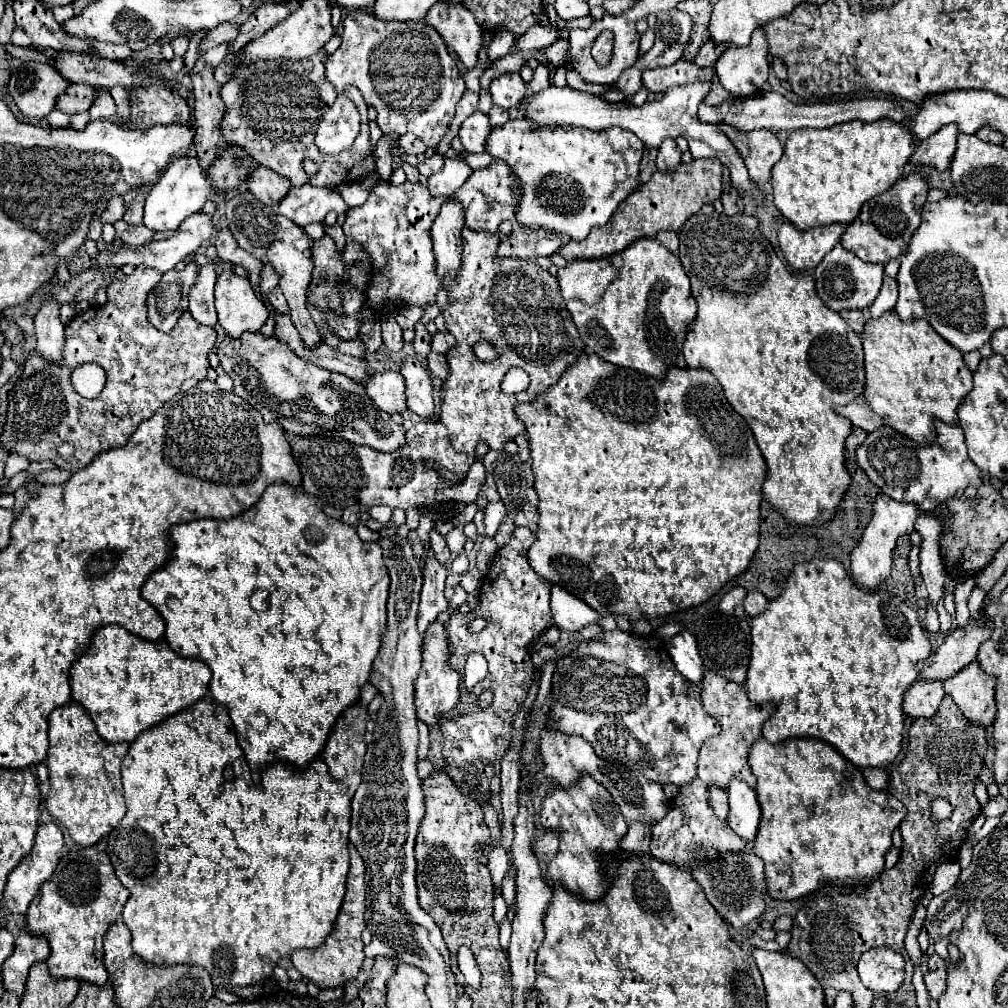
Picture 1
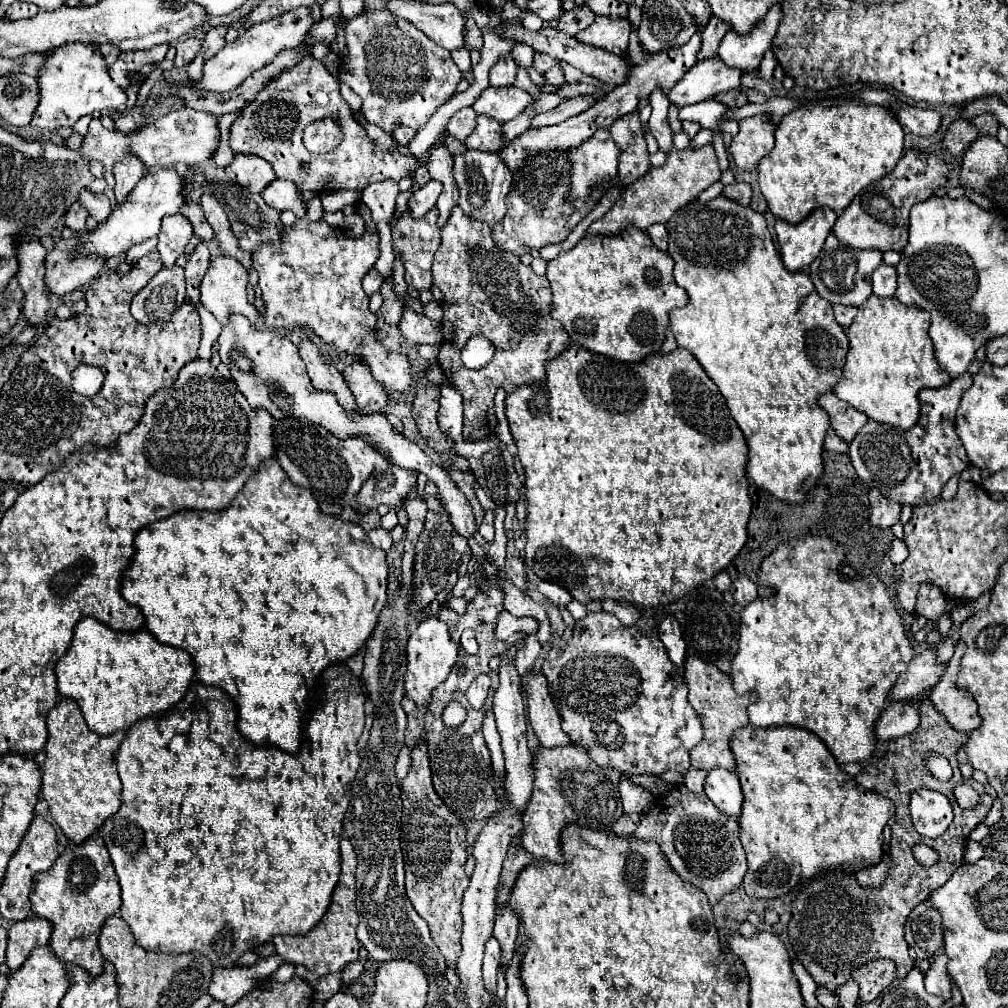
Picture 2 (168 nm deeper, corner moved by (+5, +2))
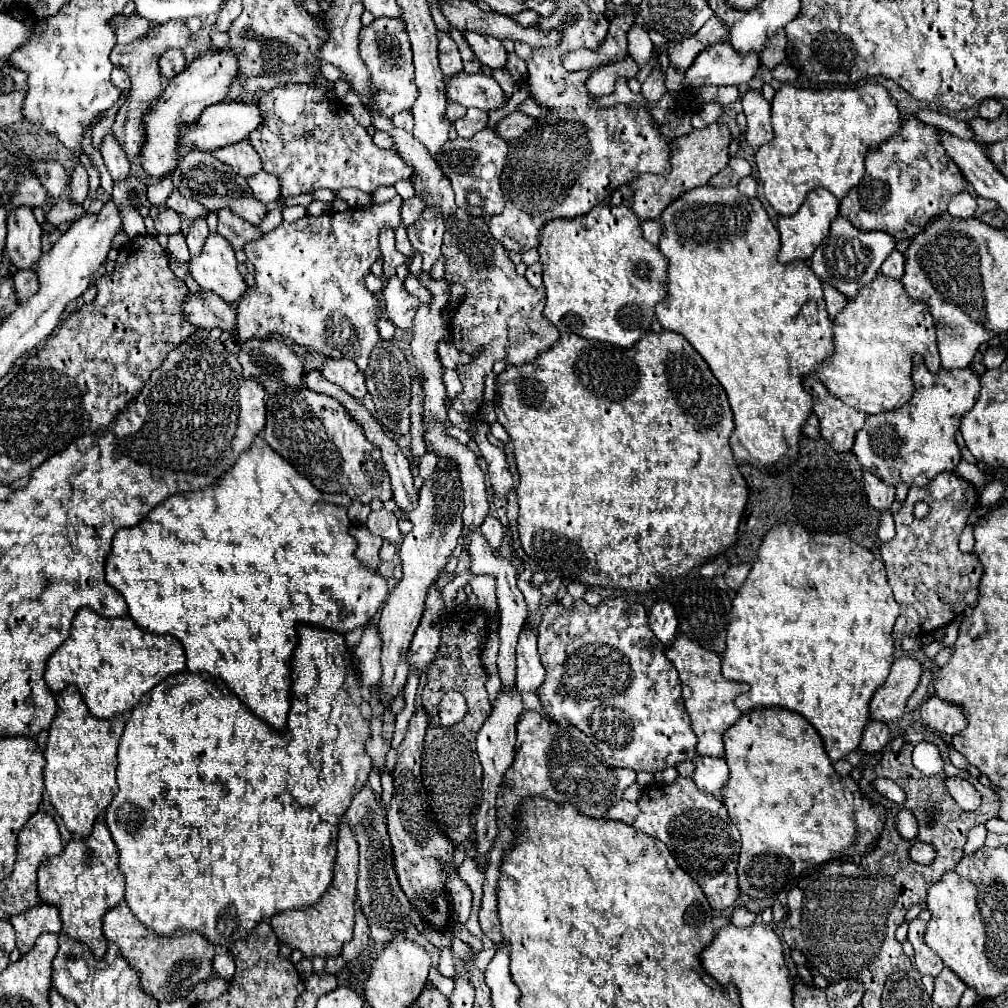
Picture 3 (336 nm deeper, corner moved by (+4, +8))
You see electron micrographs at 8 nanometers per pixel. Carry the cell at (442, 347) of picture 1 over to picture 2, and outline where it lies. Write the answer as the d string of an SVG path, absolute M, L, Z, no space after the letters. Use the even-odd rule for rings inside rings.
M404 308L402 318L398 322L398 330L408 342L414 342L414 344L440 344L442 342L440 324L410 308Z

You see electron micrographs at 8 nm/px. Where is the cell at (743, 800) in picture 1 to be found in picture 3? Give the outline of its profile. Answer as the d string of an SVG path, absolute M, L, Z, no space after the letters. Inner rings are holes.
M697 756L693 760L695 764L695 774L693 774L693 782L703 790L709 792L713 796L723 796L723 790L727 786L729 780L729 766L723 758L705 758L705 756Z

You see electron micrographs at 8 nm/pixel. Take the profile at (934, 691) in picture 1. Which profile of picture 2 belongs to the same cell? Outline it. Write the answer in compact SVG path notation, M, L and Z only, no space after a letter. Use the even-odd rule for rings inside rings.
M892 702L886 706L878 722L874 724L874 734L878 740L892 740L892 738L898 738L898 736L904 736L916 730L918 722L920 722L918 704Z

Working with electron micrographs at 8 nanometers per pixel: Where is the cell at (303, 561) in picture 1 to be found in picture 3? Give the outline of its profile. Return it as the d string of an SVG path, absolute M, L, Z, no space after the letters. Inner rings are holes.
M259 436L255 440L255 444L251 446L251 450L243 452L239 456L239 460L235 462L235 466L231 470L227 470L225 476L221 476L221 480L215 482L215 486L205 488L201 492L169 496L163 504L159 504L155 510L151 510L143 522L139 522L137 526L131 526L131 528L121 528L113 536L113 550L105 564L105 580L121 592L121 596L125 598L125 602L129 606L129 614L135 620L135 624L139 624L139 628L143 628L151 634L175 636L185 648L187 668L191 672L209 672L209 674L223 678L225 684L229 684L231 692L235 692L235 696L239 696L239 700L257 718L261 718L273 730L283 732L283 728L287 728L287 714L289 714L289 702L291 702L291 684L293 684L291 682L291 658L293 658L293 652L295 652L297 640L299 640L297 626L313 624L313 626L319 626L325 630L347 634L359 626L365 626L375 616L375 612L381 608L381 604L389 592L387 580L383 578L383 574L375 568L365 566L355 556L355 550L359 544L349 534L349 528L351 528L351 522L347 516L347 508L327 504L323 500L321 492L307 478L299 476L299 472L295 472L295 468L291 468L291 464L287 464L287 460L277 456L277 452L273 448L269 448L267 442Z

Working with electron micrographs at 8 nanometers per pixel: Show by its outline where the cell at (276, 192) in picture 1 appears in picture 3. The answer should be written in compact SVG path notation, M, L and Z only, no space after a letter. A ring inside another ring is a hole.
M247 140L231 144L227 148L219 148L219 150L213 152L213 156L219 158L223 164L231 166L243 178L255 176L257 172L263 170L259 154L255 152L255 148Z

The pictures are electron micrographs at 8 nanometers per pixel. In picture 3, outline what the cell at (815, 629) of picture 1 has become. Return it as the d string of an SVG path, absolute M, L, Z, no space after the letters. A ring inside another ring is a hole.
M781 524L775 526L767 532L767 536L763 538L759 552L757 552L757 562L753 564L747 580L743 582L743 586L737 590L737 598L733 600L733 610L731 610L731 624L727 630L727 648L725 654L721 658L721 668L723 668L723 676L727 680L735 680L735 682L745 682L751 686L751 690L747 694L741 694L735 700L735 706L741 712L749 712L755 708L785 708L785 710L793 710L801 716L805 716L815 730L821 734L827 754L833 762L845 758L849 752L857 750L863 738L863 728L869 722L869 702L873 698L873 694L883 686L885 678L891 672L891 664L893 664L893 654L895 654L895 640L891 636L893 624L899 616L899 604L893 598L893 592L887 584L887 574L885 574L885 564L867 548L857 546L853 540L849 540L845 534L829 534L829 532L811 532L805 528L799 528L797 524Z

